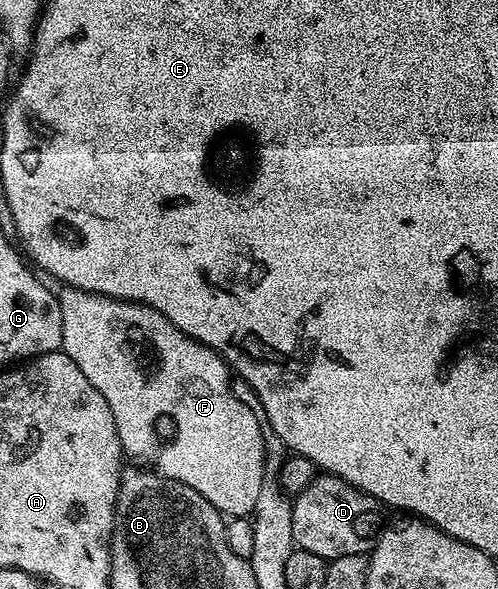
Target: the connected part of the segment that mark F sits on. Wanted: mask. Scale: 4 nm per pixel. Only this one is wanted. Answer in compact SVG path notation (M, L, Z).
M63 287L61 291L57 293L60 322L62 323L61 351L66 352L68 358L72 358L72 362L76 362L76 366L80 366L84 378L88 378L88 382L92 382L92 386L96 386L96 390L100 390L104 402L108 402L108 410L112 410L112 418L116 422L116 434L122 443L123 453L127 457L135 456L138 460L152 459L154 447L158 444L158 436L154 433L154 423L161 416L167 416L174 423L174 437L158 452L158 465L156 465L158 475L167 476L170 480L180 482L184 486L192 486L192 490L196 490L196 494L204 494L204 498L208 498L208 502L212 502L212 506L216 506L216 510L221 512L223 517L249 517L256 506L256 498L260 496L261 486L267 473L266 446L263 438L264 424L260 417L253 413L244 402L234 400L230 393L232 372L226 361L208 346L204 346L198 340L176 330L176 326L172 326L172 322L168 322L168 318L164 318L164 314L160 314L154 308L149 308L147 304L133 300L115 300L113 296L101 296L95 292L85 292L79 288Z

